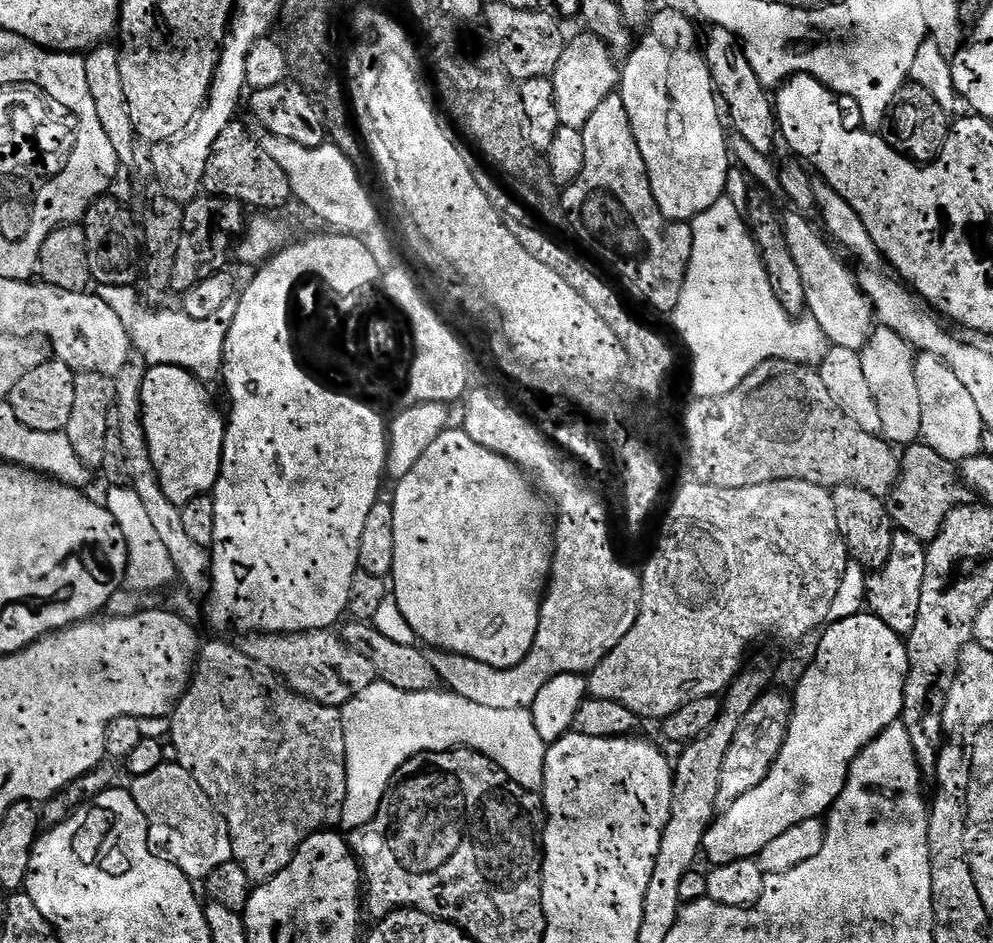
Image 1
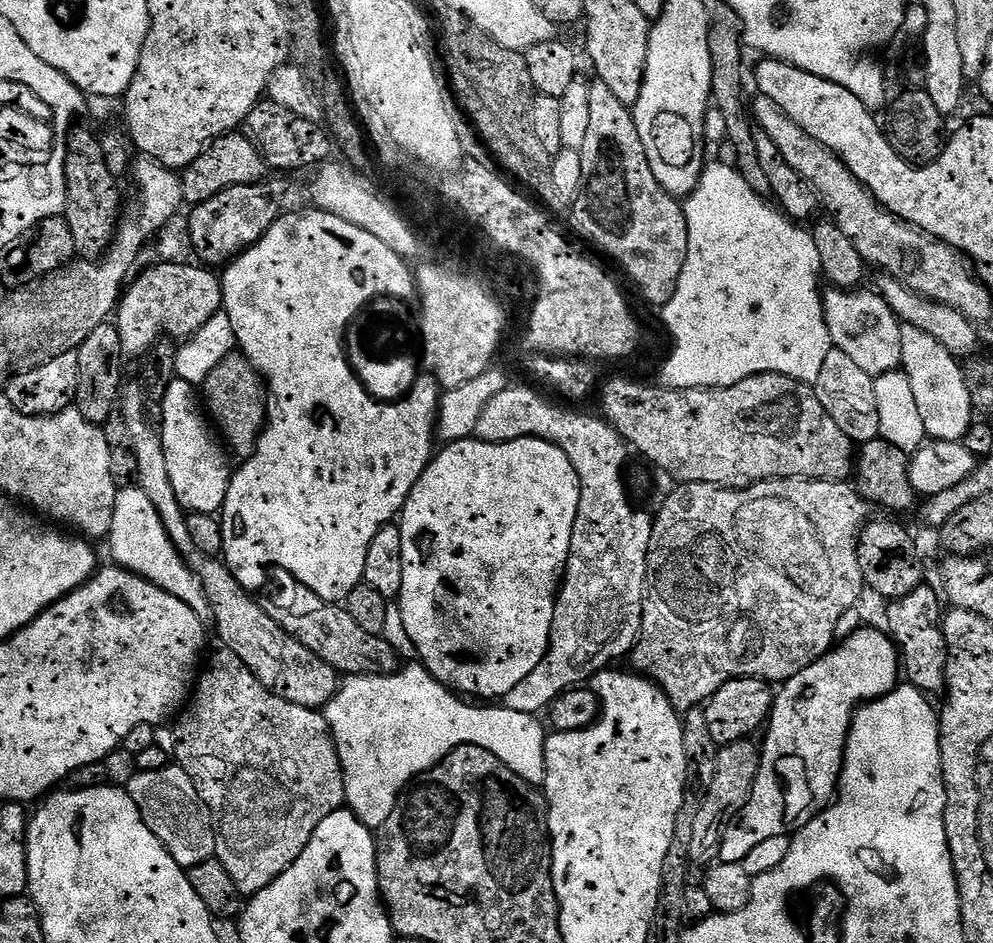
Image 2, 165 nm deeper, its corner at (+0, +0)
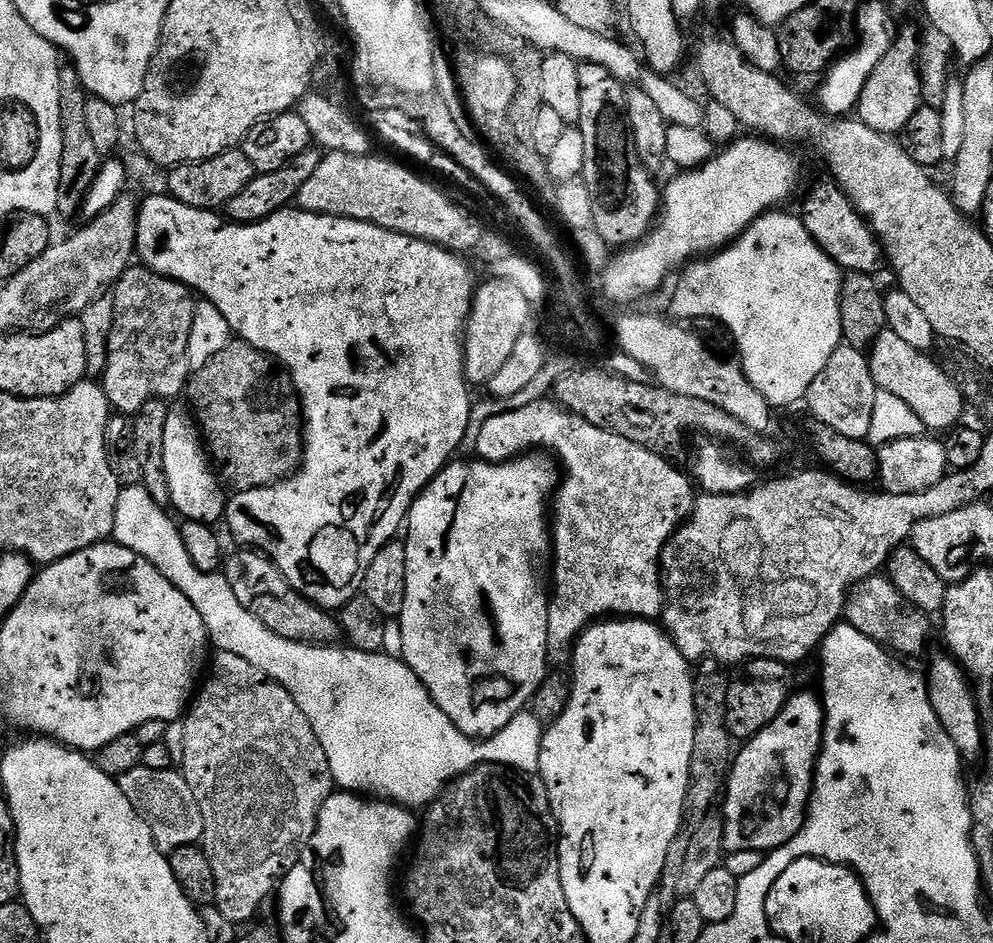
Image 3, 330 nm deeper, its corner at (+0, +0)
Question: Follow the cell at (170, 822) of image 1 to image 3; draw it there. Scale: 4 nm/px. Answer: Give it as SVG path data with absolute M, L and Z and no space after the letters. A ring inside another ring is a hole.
M141 766L130 770L130 774L119 777L118 783L122 794L126 794L126 798L130 798L130 806L134 806L134 810L146 822L146 826L161 852L170 854L179 848L191 848L203 841L204 823L200 804L194 798L194 790L190 790L186 778L179 771L150 770Z

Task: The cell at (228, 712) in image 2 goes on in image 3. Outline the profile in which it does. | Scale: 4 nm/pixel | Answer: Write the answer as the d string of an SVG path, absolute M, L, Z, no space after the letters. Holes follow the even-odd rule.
M229 652L215 653L207 676L182 720L182 775L190 790L194 790L194 798L202 810L202 847L210 858L216 883L214 907L231 924L243 926L247 920L255 918L264 899L277 891L278 885L298 862L301 850L308 845L308 839L318 826L326 798L332 796L334 781L330 762L306 714L298 710L285 688L268 679L265 672L250 666L246 658Z

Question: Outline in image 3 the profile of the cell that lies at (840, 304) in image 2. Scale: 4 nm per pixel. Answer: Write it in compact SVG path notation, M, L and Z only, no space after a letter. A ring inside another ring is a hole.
M885 330L872 344L867 358L877 389L894 394L894 398L906 402L906 406L914 410L914 414L923 422L925 429L932 431L933 428L940 432L936 434L944 434L961 423L960 415L966 407L964 396L929 353L914 350L914 346L898 338L898 334Z

